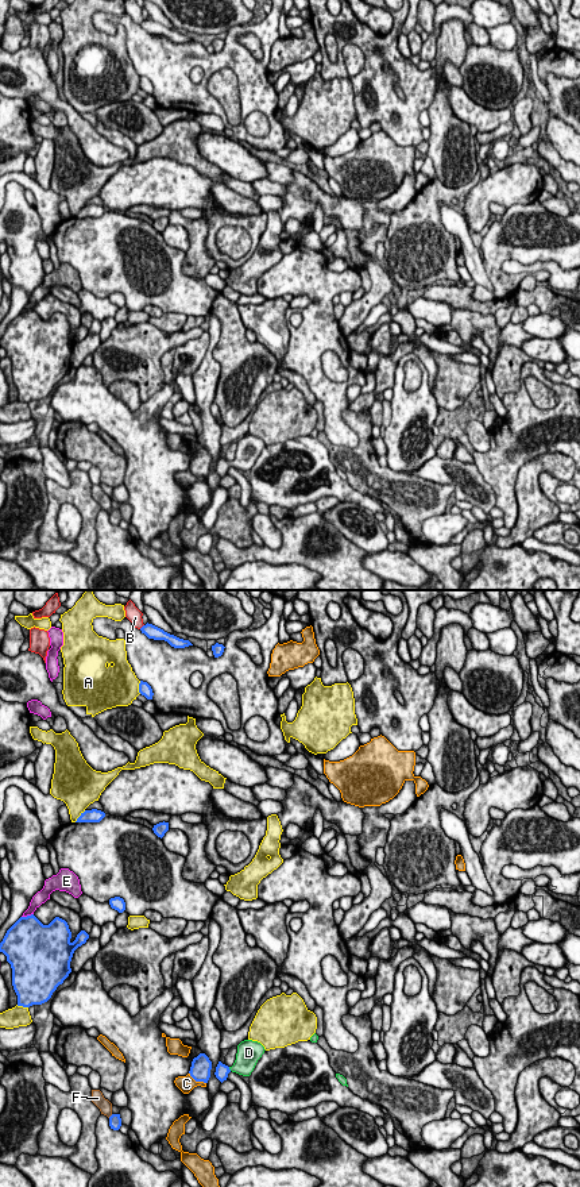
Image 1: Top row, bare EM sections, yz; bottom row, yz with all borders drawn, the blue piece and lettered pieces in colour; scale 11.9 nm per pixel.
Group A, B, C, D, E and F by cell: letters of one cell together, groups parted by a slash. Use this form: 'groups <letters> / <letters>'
groups A / B / C / D / E / F

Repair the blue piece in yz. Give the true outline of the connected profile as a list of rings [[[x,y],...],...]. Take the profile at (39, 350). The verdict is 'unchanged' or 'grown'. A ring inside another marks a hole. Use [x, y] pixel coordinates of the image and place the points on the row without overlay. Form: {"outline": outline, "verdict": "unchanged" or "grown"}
{"outline": [[[34,309],[20,312],[5,328],[0,347],[12,363],[12,381],[18,401],[30,402],[47,397],[71,367],[74,346],[89,329],[81,325],[71,338],[65,315],[55,312],[43,320]]], "verdict": "unchanged"}

